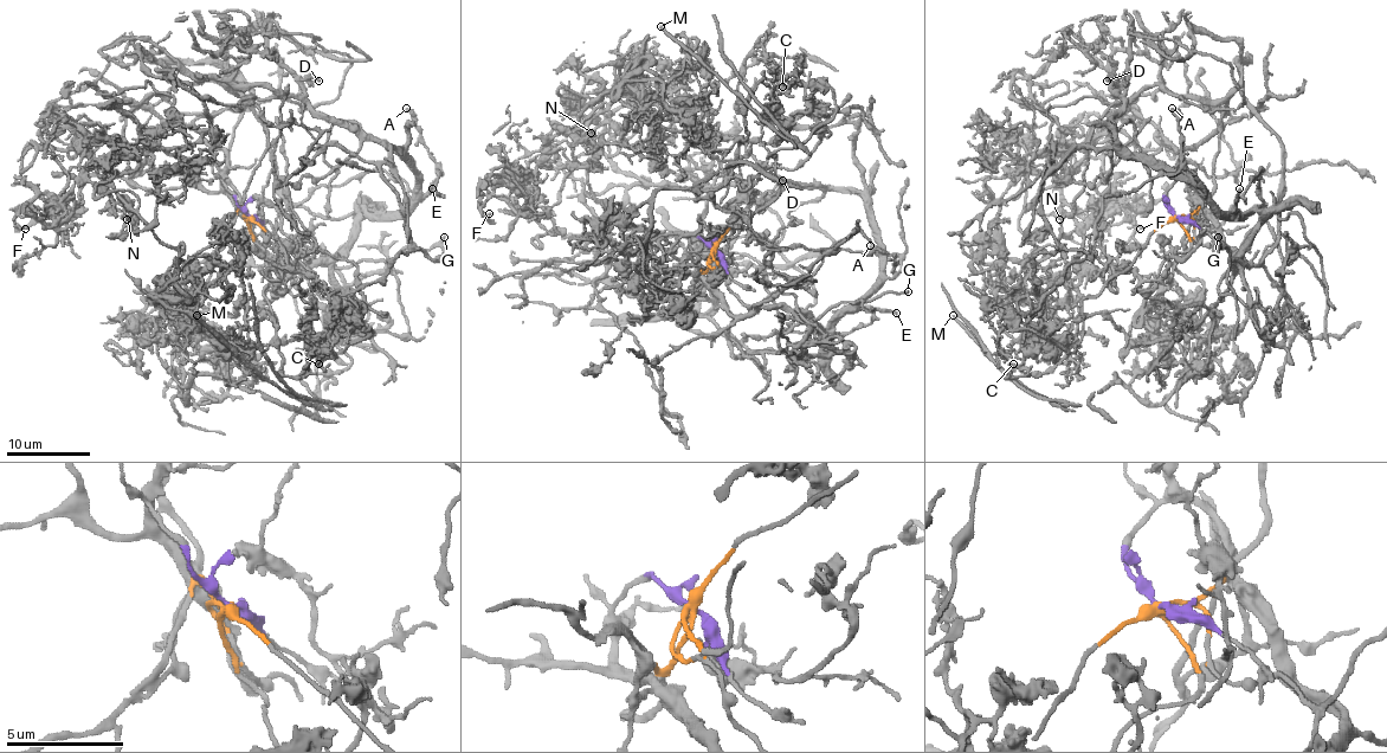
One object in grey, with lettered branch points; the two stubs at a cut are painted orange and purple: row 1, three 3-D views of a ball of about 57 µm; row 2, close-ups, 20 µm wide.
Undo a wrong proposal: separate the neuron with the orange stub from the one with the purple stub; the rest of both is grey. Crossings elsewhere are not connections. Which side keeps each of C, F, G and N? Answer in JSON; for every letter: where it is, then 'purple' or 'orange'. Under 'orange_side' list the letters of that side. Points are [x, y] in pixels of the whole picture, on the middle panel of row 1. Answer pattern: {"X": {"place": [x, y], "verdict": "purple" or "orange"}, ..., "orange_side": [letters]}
{"C": {"place": [782, 87], "verdict": "orange"}, "F": {"place": [489, 213], "verdict": "orange"}, "G": {"place": [908, 291], "verdict": "orange"}, "N": {"place": [591, 133], "verdict": "orange"}, "orange_side": ["C", "F", "G", "N"]}

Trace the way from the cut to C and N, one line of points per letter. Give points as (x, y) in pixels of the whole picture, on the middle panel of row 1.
C: (714, 250), (778, 194), (768, 155), (830, 121), (814, 117), (800, 71), (781, 85)
N: (714, 250), (697, 294), (713, 296), (702, 251), (643, 237), (594, 199), (572, 132), (588, 145), (591, 132)

